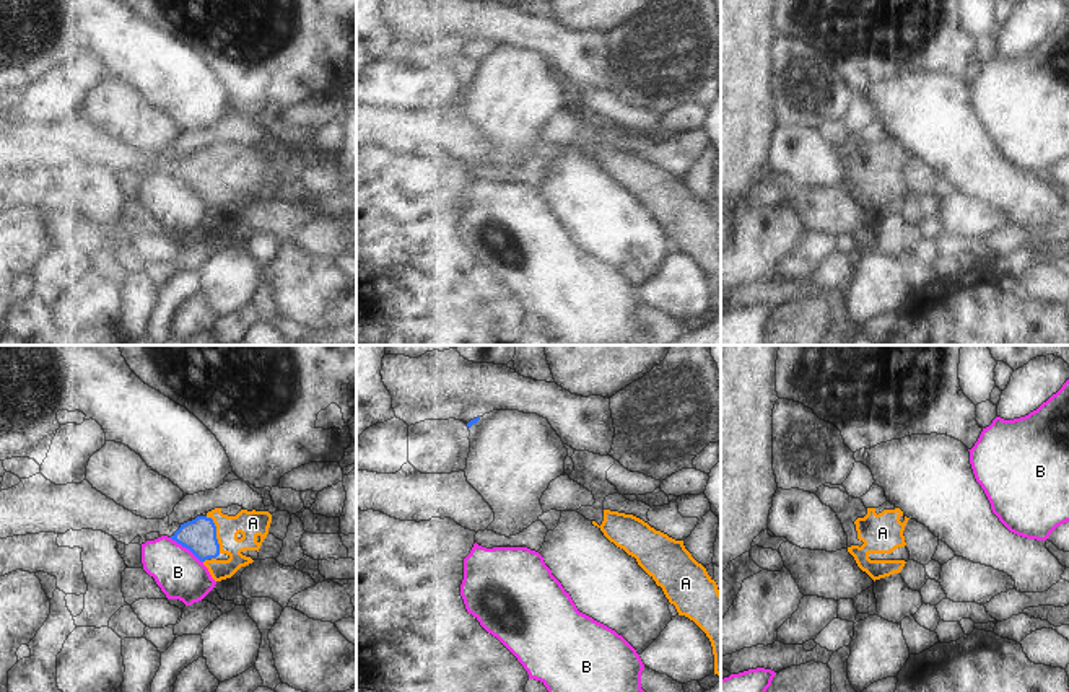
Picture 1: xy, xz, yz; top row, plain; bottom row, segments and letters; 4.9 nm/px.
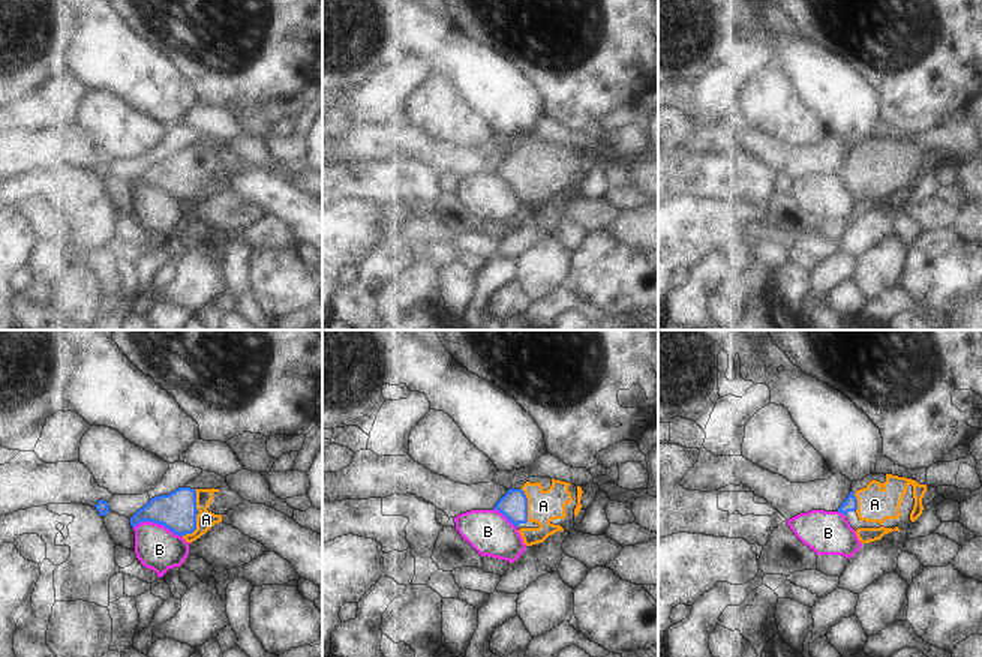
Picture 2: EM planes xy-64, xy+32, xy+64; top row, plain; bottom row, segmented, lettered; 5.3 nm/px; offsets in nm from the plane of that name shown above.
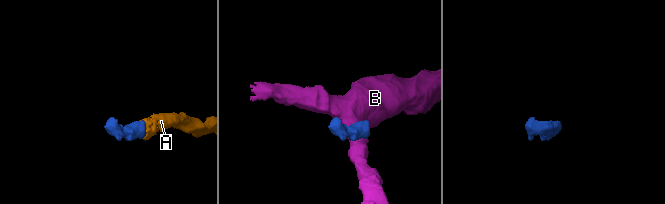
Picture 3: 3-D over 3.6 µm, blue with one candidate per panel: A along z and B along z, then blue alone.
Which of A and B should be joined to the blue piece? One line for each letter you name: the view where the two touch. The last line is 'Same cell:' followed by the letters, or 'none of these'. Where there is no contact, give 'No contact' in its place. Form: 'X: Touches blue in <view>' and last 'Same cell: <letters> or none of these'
A: Touches blue in xy
Same cell: A.

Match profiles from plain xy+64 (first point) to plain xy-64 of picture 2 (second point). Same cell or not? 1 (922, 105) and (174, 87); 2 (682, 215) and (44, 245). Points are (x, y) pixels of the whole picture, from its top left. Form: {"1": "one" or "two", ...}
{"1": "two", "2": "two"}

